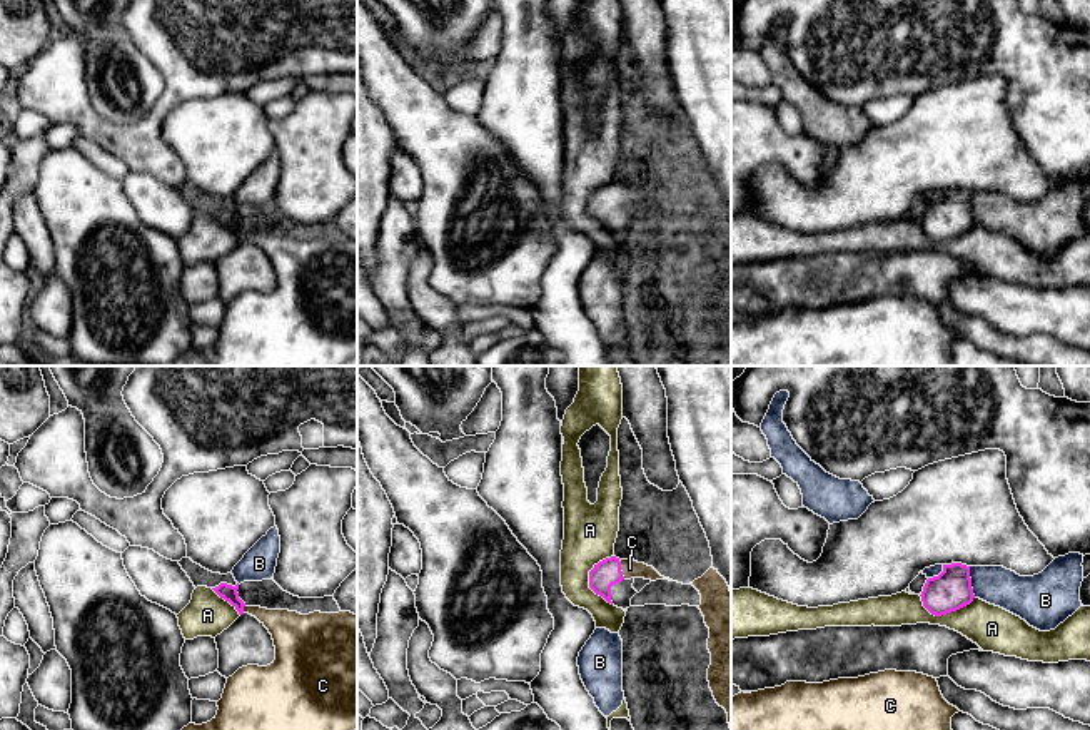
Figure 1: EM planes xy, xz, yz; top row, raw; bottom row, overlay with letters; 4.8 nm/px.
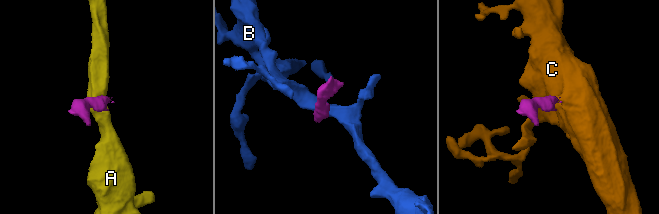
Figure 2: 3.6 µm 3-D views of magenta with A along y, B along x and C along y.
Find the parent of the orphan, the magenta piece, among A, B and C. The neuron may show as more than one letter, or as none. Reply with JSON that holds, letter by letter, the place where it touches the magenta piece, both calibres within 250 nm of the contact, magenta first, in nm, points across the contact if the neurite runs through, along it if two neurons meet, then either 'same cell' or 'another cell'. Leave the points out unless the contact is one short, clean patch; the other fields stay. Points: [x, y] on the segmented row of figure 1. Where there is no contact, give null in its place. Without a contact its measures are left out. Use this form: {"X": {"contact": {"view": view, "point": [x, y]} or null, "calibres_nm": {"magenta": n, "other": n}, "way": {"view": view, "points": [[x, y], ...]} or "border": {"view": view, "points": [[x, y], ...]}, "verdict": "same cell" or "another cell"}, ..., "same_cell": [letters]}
{"A": {"contact": {"view": "xz", "point": [590, 578]}, "calibres_nm": {"magenta": 130, "other": 260}, "border": {"view": "xz", "points": [[613, 555], [601, 560], [590, 572], [590, 587], [611, 605]]}, "verdict": "another cell"}, "B": {"contact": {"view": "yz", "point": [970, 582]}, "calibres_nm": {"magenta": 190, "other": 190}, "border": {"view": "yz", "points": [[968, 567], [975, 597]]}, "verdict": "another cell"}, "C": {"contact": {"view": "xz", "point": [620, 570]}, "calibres_nm": {"magenta": 130, "other": 90}, "way": {"view": "xz", "points": [[608, 572], [620, 570], [630, 568]]}, "verdict": "same cell"}, "same_cell": ["C"]}

